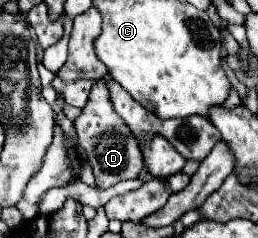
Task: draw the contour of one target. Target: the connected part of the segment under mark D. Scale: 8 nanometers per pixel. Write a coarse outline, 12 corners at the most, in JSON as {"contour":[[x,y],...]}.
{"contour":[[104,81],[74,121],[96,185],[136,179],[144,167]]}

